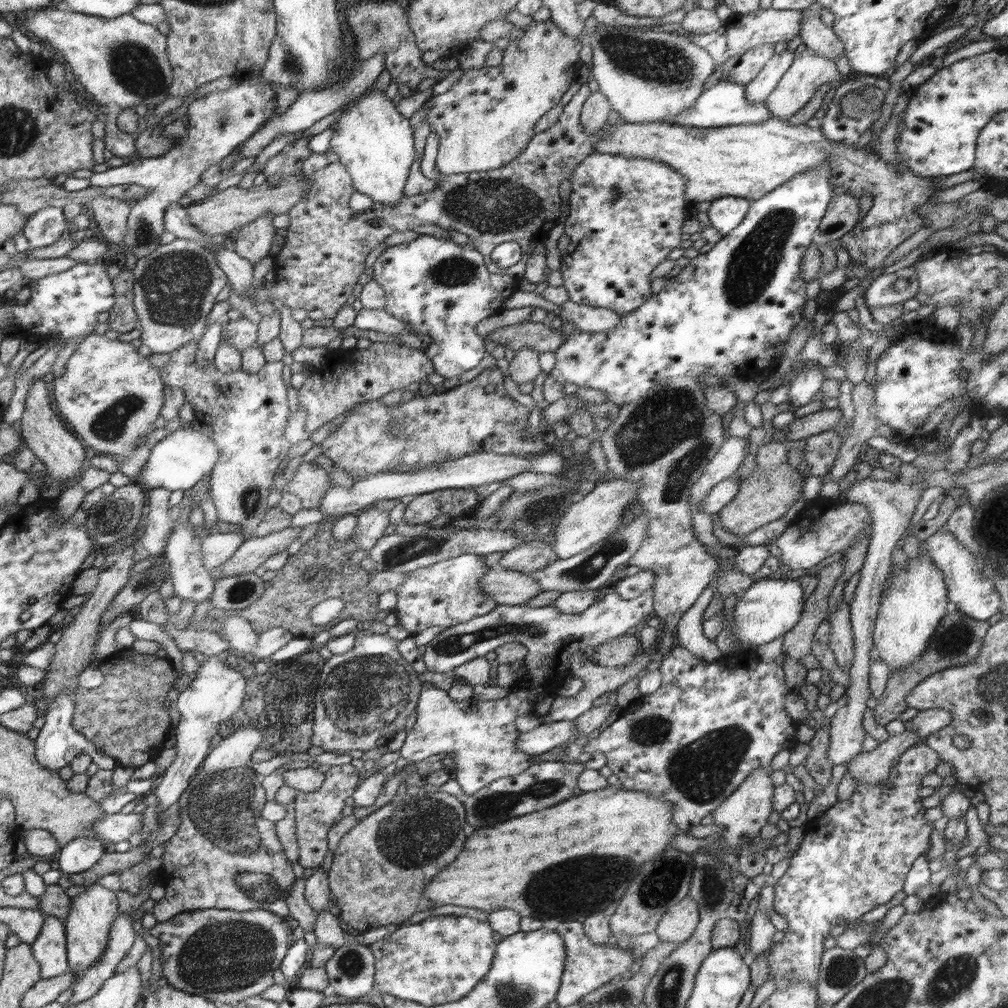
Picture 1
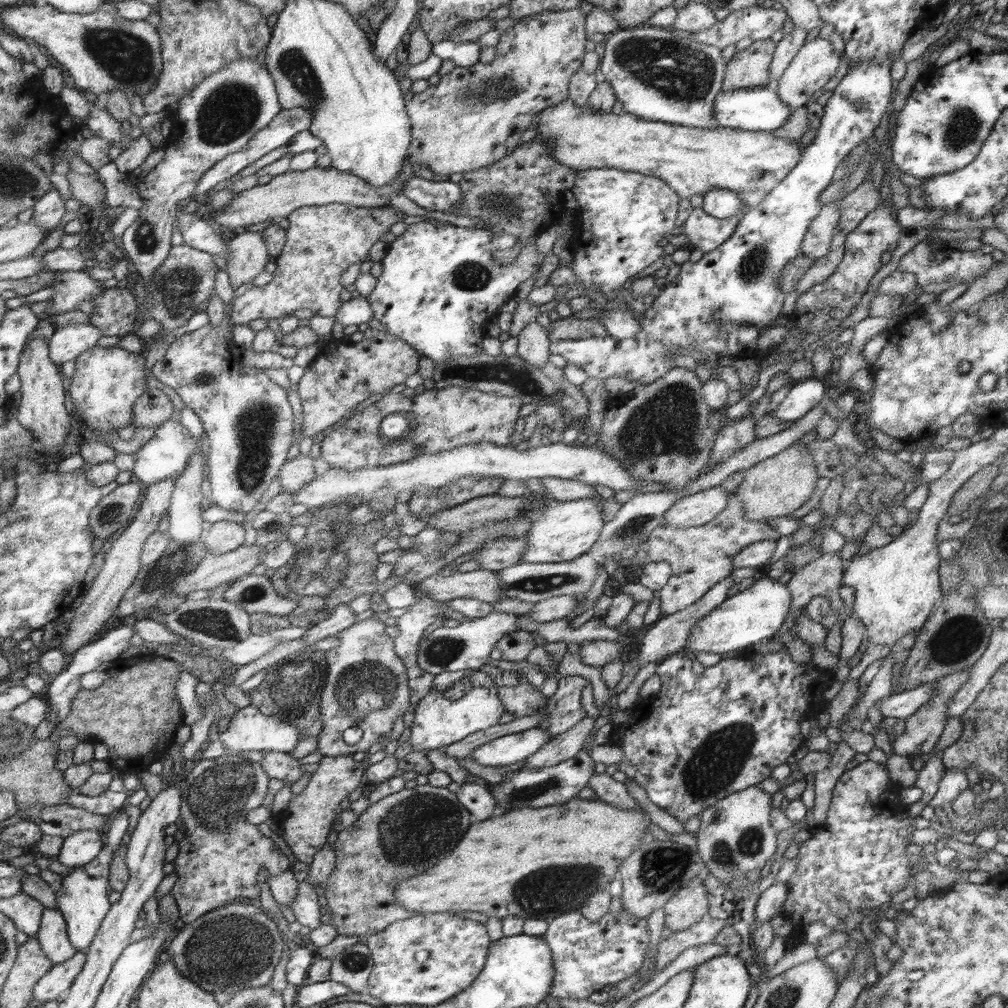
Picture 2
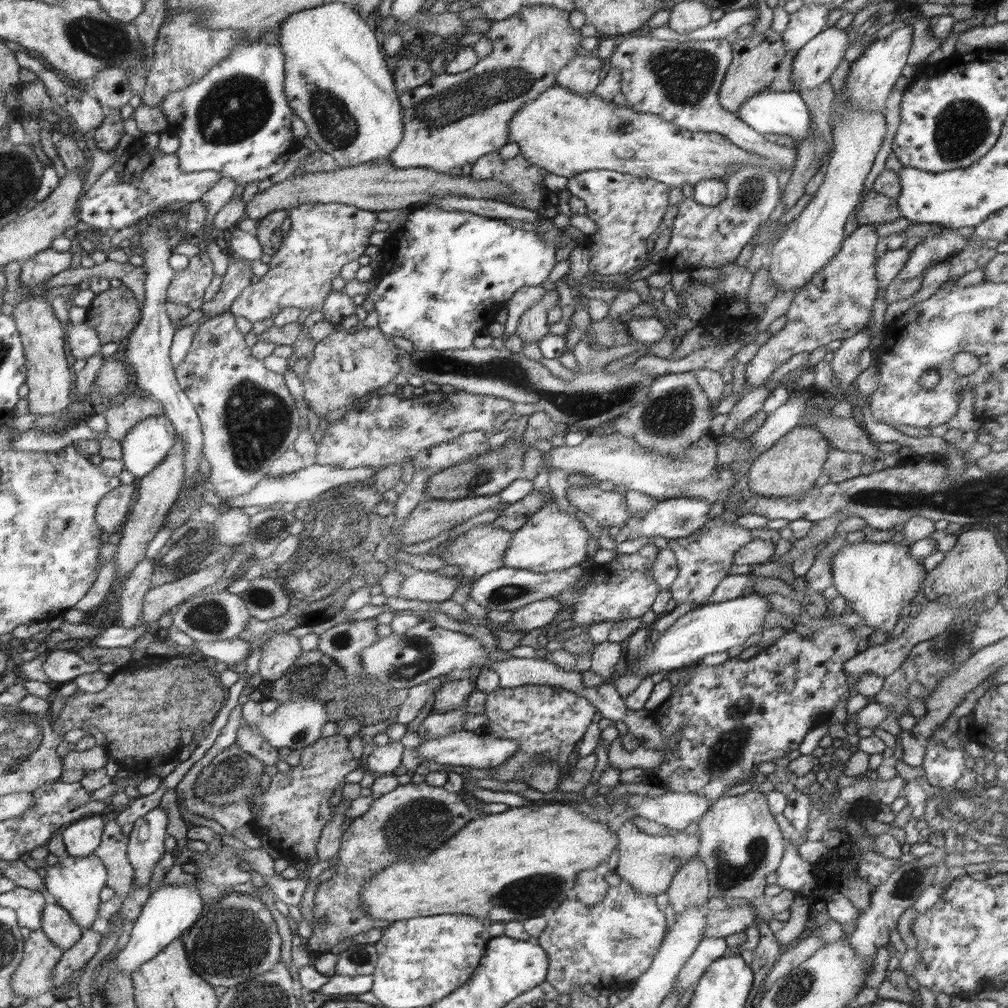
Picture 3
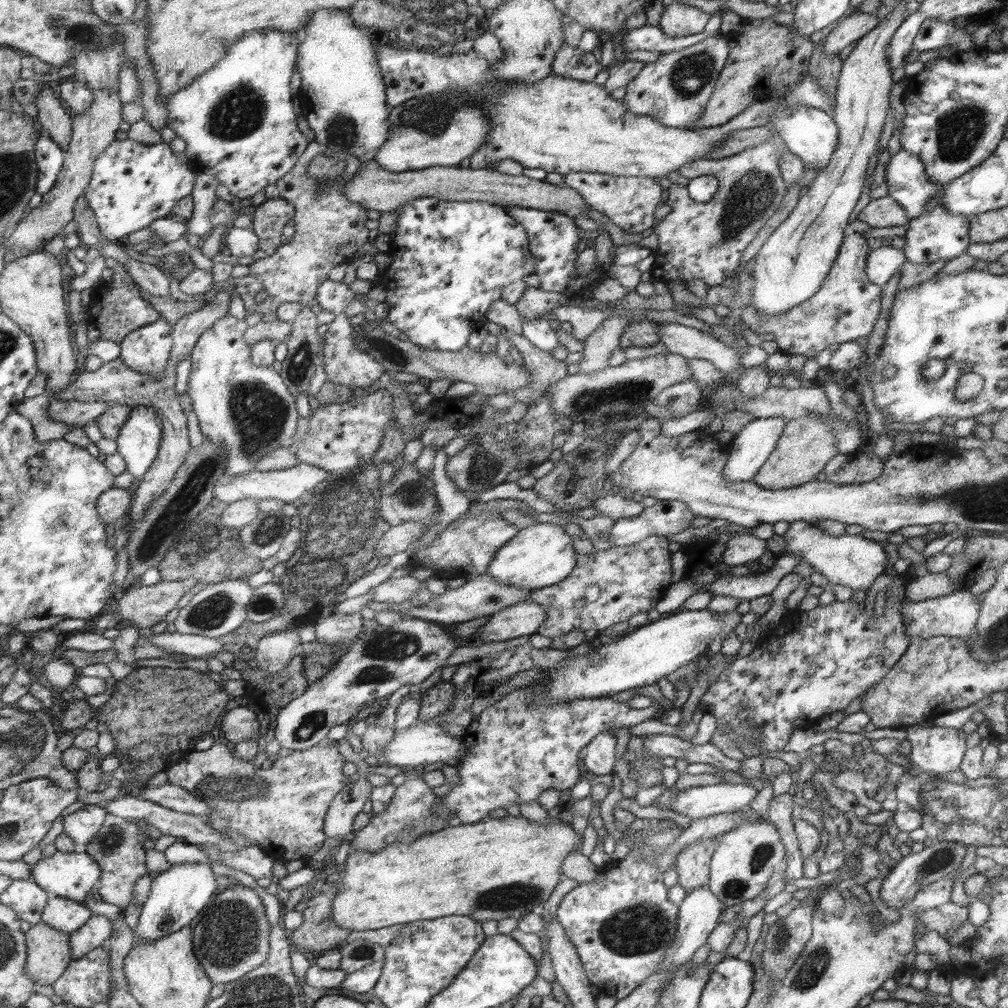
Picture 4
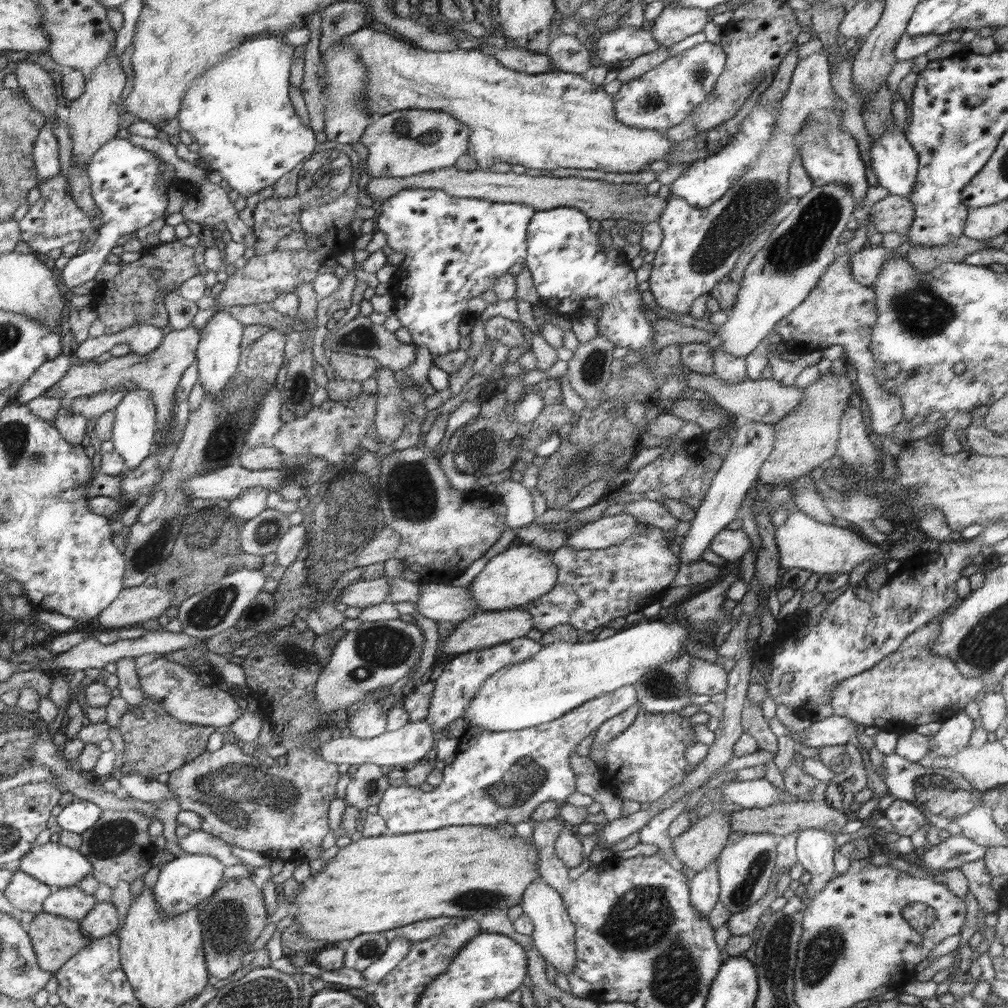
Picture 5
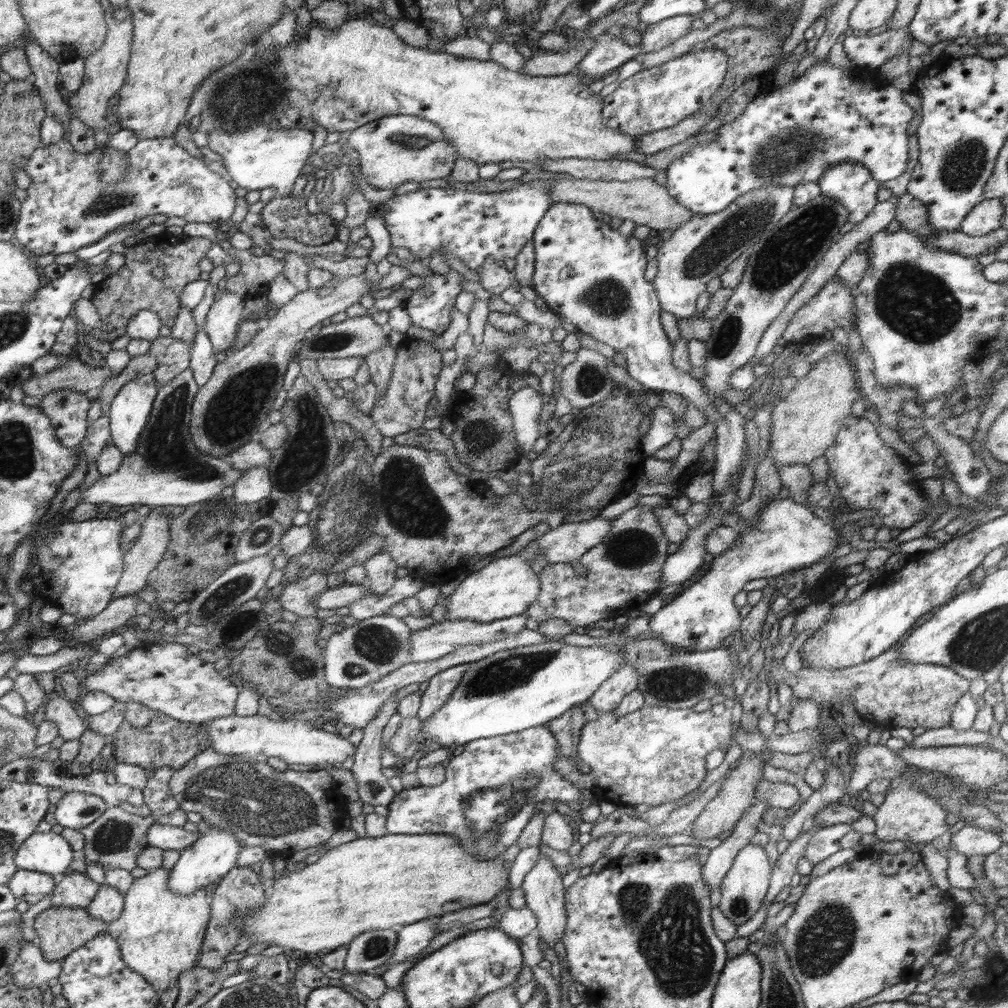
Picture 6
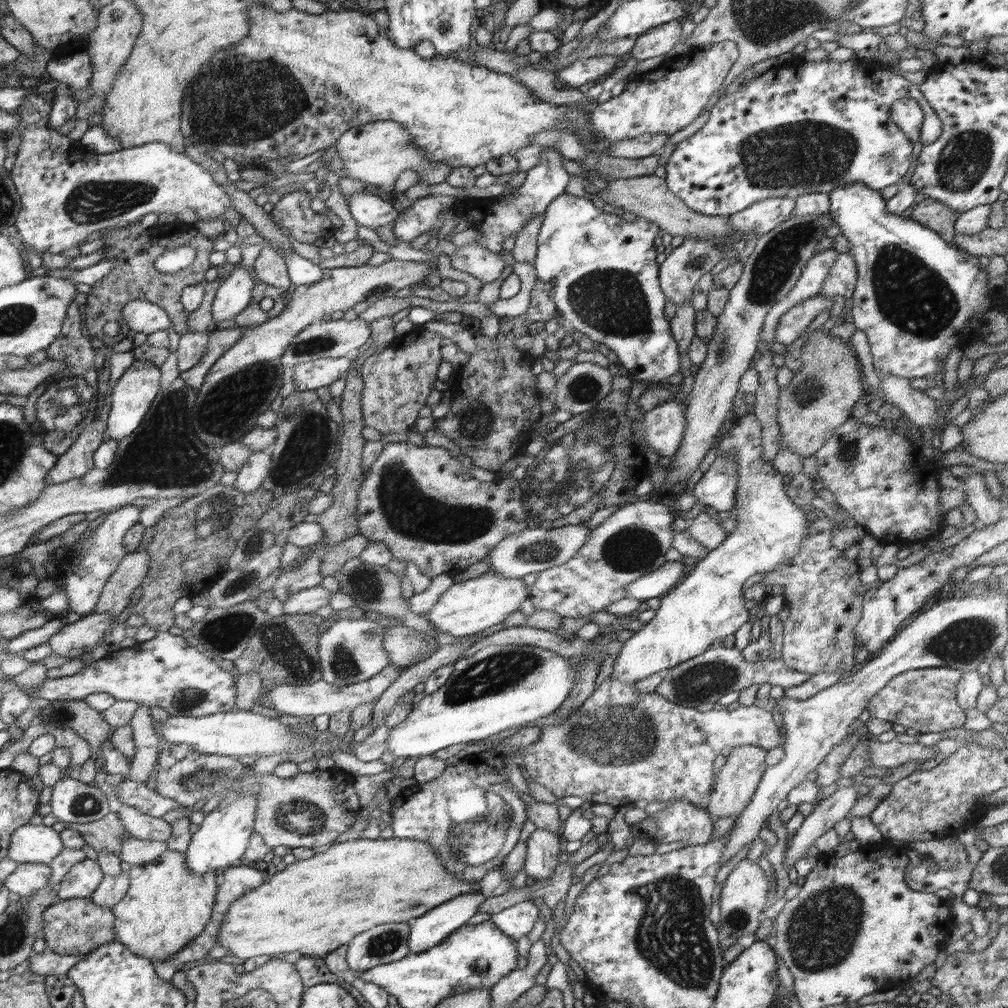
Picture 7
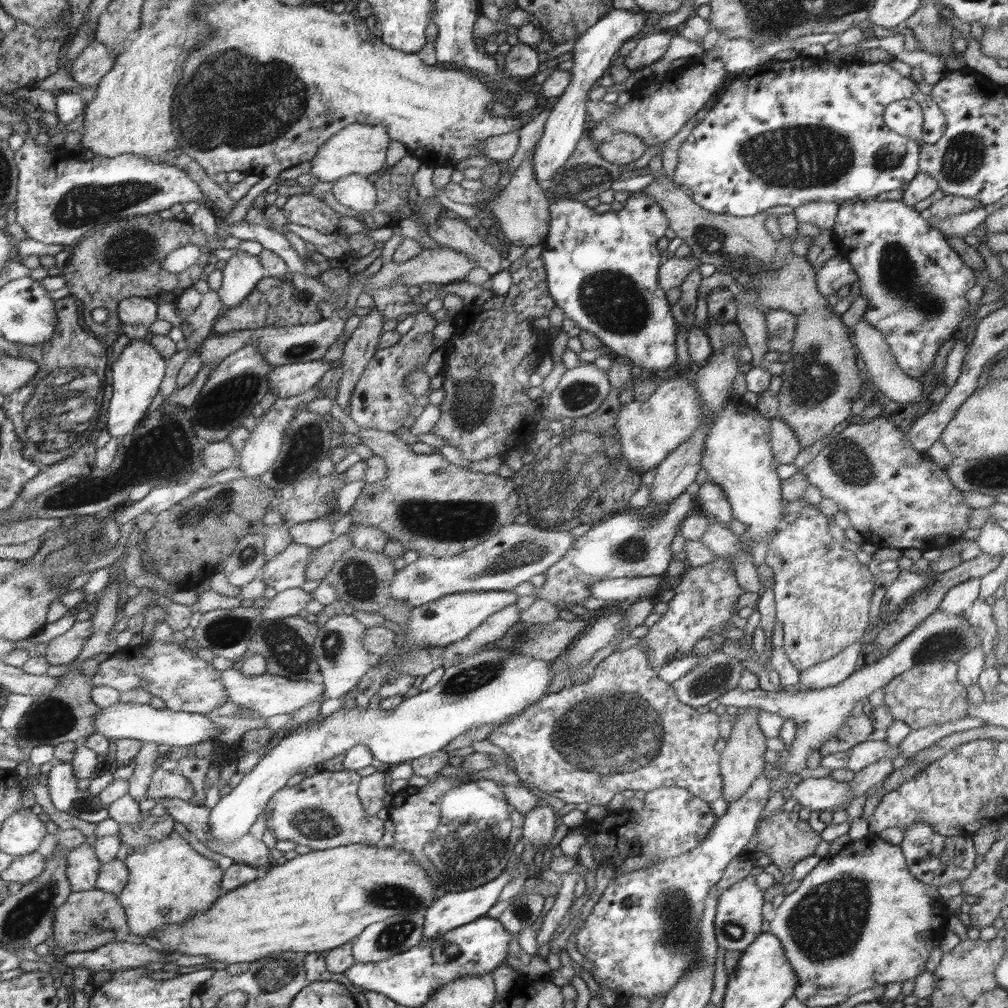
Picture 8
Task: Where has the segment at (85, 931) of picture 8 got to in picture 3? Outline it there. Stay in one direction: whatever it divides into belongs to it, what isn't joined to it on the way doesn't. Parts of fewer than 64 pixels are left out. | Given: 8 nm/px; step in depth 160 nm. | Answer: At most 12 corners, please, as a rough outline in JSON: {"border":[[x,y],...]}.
{"border":[[43,929],[31,931],[11,978],[15,996],[52,991],[64,954]]}

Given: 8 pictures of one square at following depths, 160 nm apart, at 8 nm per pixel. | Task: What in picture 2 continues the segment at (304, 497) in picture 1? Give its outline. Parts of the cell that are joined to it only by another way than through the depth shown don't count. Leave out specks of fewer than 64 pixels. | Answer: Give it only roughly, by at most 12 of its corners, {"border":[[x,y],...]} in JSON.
{"border":[[298,455],[280,473],[282,492],[294,494],[317,477],[314,459]]}

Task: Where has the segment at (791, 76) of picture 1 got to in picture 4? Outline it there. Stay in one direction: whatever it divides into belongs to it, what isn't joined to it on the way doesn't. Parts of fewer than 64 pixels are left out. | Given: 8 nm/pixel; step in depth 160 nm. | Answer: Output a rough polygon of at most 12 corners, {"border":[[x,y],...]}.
{"border":[[853,10],[823,41],[827,56],[839,54],[878,25],[877,15]]}

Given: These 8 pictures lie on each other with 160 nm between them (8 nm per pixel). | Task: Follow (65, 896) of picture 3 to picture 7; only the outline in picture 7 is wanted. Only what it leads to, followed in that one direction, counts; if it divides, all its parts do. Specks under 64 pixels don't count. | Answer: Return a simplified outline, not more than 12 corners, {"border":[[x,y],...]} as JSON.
{"border":[[26,824],[12,834],[8,858],[50,864],[65,846],[50,826]]}

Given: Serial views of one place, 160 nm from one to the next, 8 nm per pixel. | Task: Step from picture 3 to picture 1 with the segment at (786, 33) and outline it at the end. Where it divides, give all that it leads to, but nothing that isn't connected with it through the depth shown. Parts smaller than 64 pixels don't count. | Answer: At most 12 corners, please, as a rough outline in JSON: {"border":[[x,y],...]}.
{"border":[[786,49],[746,85],[746,100],[765,102],[795,59]]}

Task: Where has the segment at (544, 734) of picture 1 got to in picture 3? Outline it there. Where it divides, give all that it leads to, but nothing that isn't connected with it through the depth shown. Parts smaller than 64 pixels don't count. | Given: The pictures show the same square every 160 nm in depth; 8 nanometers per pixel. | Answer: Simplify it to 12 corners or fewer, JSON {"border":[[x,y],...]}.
{"border":[[458,731],[423,738],[421,757],[492,769],[515,755],[514,739]]}

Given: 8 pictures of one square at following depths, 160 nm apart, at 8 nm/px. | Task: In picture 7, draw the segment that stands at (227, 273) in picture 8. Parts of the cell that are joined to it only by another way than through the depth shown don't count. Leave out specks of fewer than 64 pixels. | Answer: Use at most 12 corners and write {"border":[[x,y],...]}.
{"border":[[246,267],[219,284],[212,304],[214,324],[236,317],[255,286]]}

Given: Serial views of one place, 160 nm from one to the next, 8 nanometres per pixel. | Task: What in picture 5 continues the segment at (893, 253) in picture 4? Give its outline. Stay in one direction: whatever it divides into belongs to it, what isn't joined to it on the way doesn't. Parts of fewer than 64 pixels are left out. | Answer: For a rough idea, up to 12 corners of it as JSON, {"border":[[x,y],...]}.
{"border":[[864,246],[851,255],[856,282],[872,287],[891,249]]}

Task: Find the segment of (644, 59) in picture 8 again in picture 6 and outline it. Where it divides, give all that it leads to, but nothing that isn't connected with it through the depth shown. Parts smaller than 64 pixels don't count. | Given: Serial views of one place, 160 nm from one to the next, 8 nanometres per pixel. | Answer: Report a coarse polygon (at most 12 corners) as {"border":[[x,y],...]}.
{"border":[[675,16],[649,24],[642,52],[656,52],[691,31],[698,16]]}

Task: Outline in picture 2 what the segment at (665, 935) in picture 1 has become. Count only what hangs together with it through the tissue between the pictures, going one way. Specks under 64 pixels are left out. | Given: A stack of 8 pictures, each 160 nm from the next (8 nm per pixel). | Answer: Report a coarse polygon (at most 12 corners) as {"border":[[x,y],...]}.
{"border":[[706,873],[686,882],[664,906],[670,932],[709,913]]}

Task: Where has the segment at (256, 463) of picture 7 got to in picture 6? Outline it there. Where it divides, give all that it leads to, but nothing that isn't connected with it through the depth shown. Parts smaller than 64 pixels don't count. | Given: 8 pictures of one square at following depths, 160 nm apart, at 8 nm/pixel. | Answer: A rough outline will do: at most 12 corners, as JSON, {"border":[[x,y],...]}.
{"border":[[266,466],[243,472],[232,485],[236,504],[252,504],[272,490]]}

